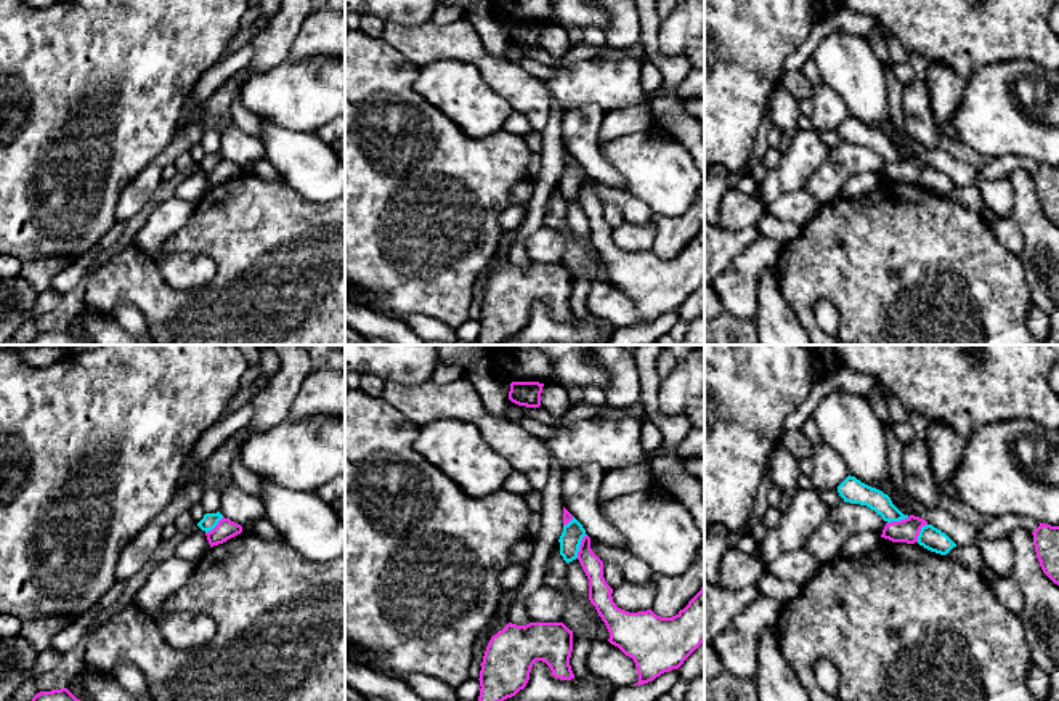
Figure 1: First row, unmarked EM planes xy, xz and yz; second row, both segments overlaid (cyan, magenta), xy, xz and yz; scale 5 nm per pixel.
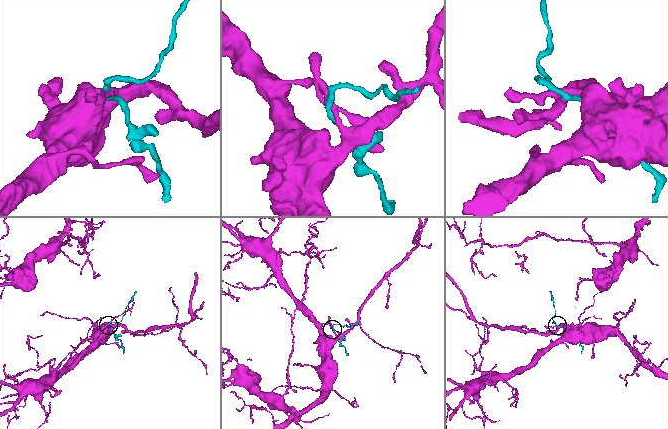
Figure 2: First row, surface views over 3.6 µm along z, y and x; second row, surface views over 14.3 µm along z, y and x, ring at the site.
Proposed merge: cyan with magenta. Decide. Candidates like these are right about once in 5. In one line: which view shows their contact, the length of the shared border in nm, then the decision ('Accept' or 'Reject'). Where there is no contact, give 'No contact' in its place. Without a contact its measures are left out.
Touches cyan in xz. Shared border 130 nm. Accept

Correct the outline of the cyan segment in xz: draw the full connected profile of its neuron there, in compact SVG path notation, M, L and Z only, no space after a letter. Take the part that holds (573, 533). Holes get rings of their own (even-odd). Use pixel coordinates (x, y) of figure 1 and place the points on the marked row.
M565 507L558 542L566 563L579 560L589 579L589 600L610 632L608 642L634 659L639 674L634 685L679 669L704 642L704 586L672 618L656 616L651 610L629 613L613 602L613 589L603 577L603 561L592 552L582 525Z

